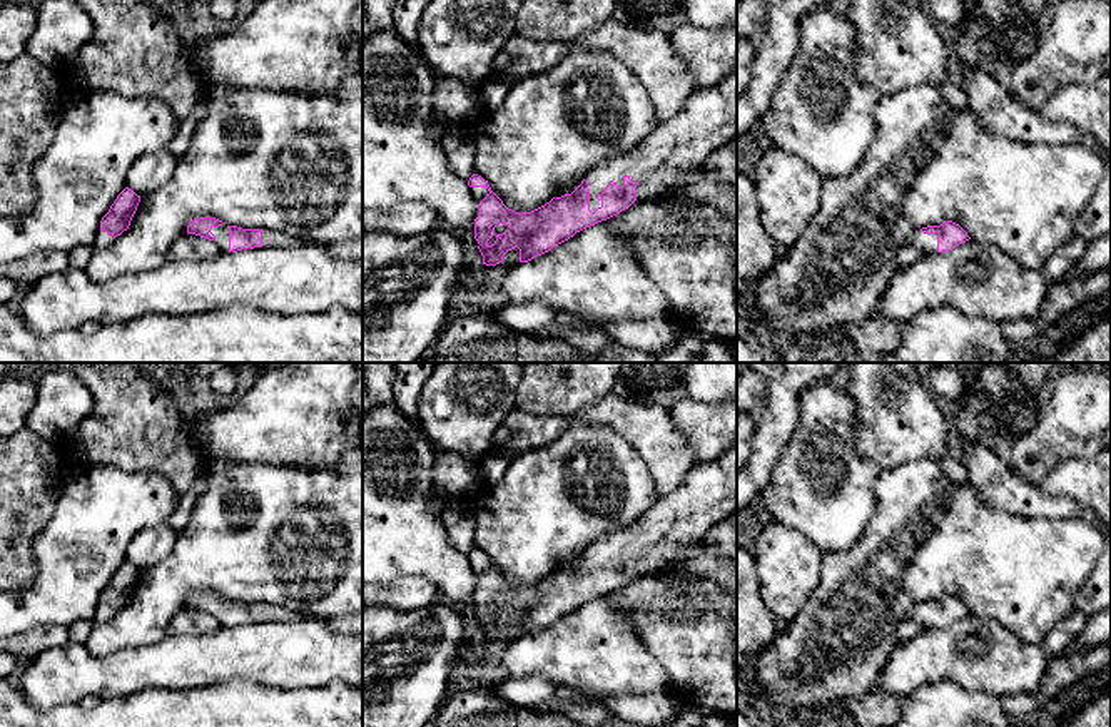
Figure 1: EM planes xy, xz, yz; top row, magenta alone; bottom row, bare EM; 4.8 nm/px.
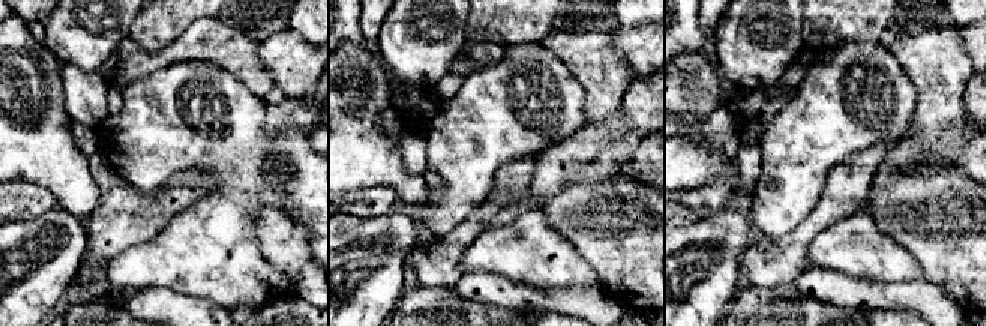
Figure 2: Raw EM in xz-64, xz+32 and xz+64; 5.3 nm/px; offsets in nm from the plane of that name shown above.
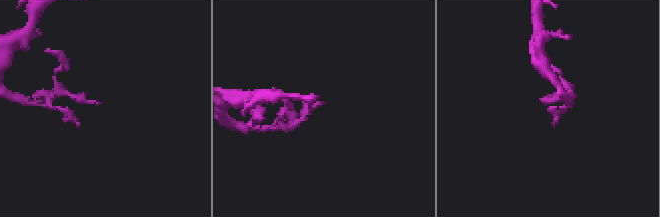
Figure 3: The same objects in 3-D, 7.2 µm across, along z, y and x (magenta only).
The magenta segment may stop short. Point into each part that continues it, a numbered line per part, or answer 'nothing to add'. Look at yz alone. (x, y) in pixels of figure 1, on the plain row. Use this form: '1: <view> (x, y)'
1: yz (928, 617)

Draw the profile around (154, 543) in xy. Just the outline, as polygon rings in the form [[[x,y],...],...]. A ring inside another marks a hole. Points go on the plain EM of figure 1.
[[[167,521],[147,526],[132,538],[127,548],[127,562],[140,572],[147,570],[169,557],[175,540],[177,531]]]

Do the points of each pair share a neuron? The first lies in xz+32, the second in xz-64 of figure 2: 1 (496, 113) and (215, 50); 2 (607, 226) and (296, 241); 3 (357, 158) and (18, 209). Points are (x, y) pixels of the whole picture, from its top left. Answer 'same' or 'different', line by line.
1: different
2: same
3: different

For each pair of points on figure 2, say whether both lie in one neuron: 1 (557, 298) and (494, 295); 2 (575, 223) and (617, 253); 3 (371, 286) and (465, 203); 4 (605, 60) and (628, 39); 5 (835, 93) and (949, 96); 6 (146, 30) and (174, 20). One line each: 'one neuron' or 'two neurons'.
1: one neuron
2: one neuron
3: two neurons
4: two neurons
5: two neurons
6: one neuron

